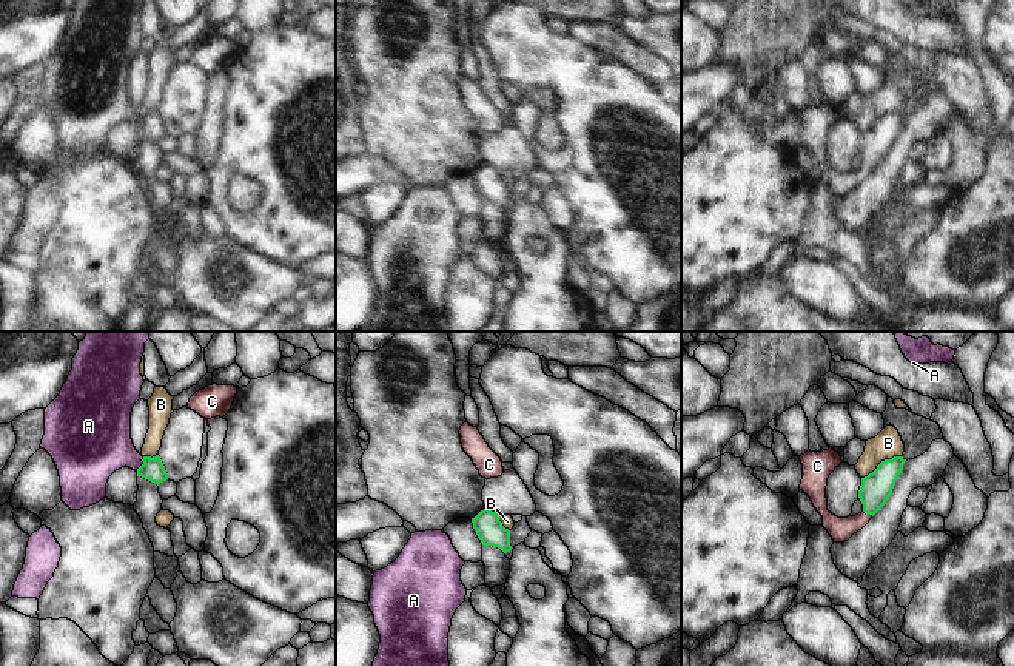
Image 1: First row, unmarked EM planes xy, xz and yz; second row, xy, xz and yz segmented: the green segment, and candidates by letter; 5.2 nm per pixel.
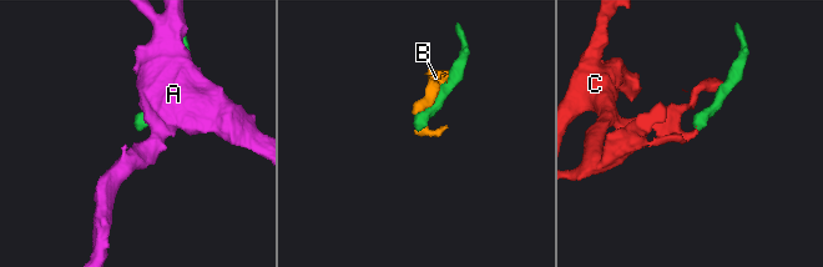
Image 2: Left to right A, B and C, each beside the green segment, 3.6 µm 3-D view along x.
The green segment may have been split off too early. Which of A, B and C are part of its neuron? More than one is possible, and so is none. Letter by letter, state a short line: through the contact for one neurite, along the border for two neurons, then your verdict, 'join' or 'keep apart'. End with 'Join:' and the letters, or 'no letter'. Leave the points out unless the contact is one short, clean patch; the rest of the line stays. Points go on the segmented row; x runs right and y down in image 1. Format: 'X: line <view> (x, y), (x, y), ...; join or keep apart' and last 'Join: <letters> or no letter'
A: line xy (144, 457), (136, 470); keep apart
B: line yz (900, 455), (883, 460), (862, 478); keep apart
C: line yz (876, 489), (868, 514), (857, 523), (840, 529); join
Join: C

